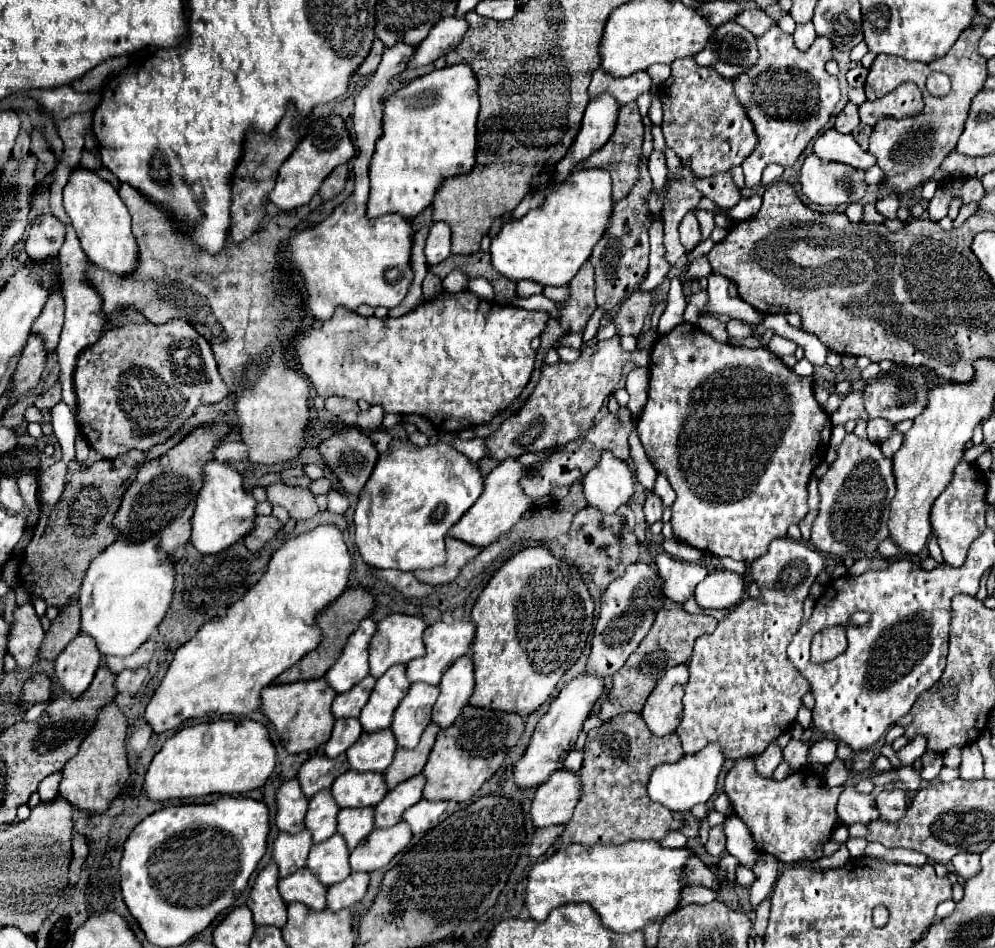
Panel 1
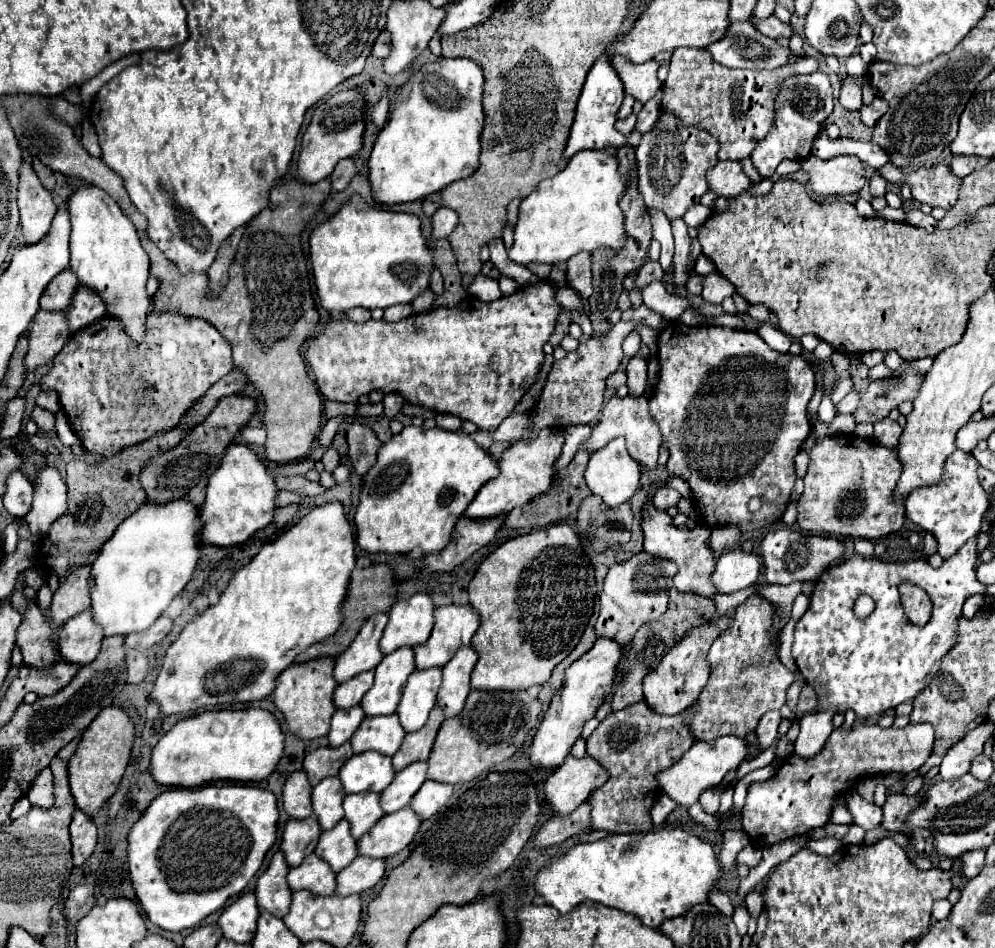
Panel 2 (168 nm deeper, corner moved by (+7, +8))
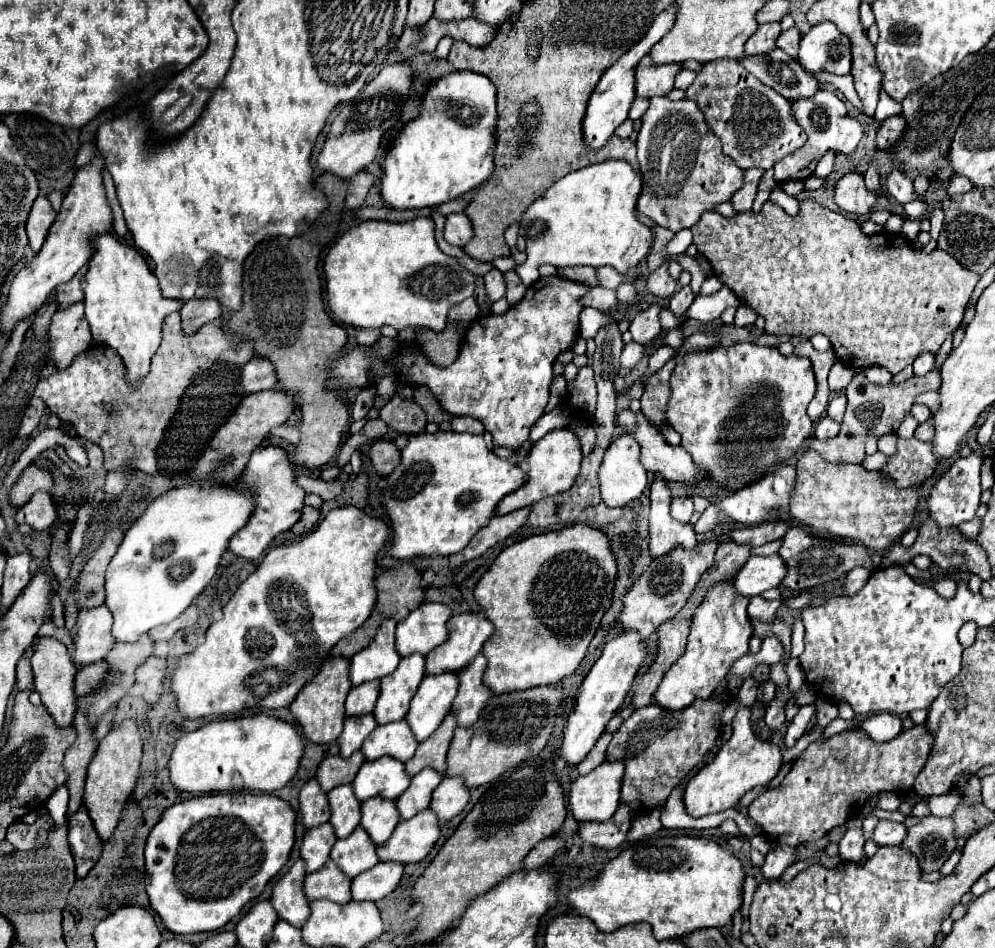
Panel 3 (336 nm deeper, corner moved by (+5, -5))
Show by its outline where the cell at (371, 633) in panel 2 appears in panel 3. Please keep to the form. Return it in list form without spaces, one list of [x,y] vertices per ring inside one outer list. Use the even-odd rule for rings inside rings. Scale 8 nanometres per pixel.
[[[385,621],[371,645],[351,657],[349,679],[353,685],[381,679],[397,669],[401,657],[395,651],[395,625],[395,621]]]

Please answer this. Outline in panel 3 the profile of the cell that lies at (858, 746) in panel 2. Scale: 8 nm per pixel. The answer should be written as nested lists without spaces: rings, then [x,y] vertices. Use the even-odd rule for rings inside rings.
[[[915,725],[909,731],[901,731],[895,739],[887,743],[875,743],[863,729],[843,731],[823,741],[819,739],[799,755],[799,759],[793,763],[791,771],[781,781],[781,785],[767,789],[757,799],[753,799],[753,803],[749,805],[749,817],[761,827],[763,835],[769,839],[771,845],[797,847],[807,841],[817,841],[825,833],[829,833],[831,829],[843,825],[849,817],[853,817],[861,809],[865,799],[869,799],[871,795],[883,791],[895,791],[895,793],[911,791],[915,777],[925,767],[929,749],[931,749],[931,737],[925,725]]]

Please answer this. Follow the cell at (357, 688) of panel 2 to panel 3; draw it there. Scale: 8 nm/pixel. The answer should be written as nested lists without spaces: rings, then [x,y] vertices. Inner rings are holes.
[[[369,681],[369,683],[361,683],[361,685],[353,687],[345,701],[347,717],[371,713],[377,697],[379,697],[379,681]]]

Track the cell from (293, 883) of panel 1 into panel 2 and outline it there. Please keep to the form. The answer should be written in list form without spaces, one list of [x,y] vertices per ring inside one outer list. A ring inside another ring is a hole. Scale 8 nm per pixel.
[[[309,854],[299,866],[289,870],[287,880],[291,890],[309,890],[317,896],[329,896],[335,892],[335,876],[323,858]]]

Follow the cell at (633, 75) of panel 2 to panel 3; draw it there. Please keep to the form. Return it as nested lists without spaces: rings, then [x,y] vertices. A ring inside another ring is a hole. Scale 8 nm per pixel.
[[[643,57],[635,67],[635,87],[637,97],[651,99],[655,95],[665,95],[673,89],[673,79],[681,65],[653,65],[649,57]]]

